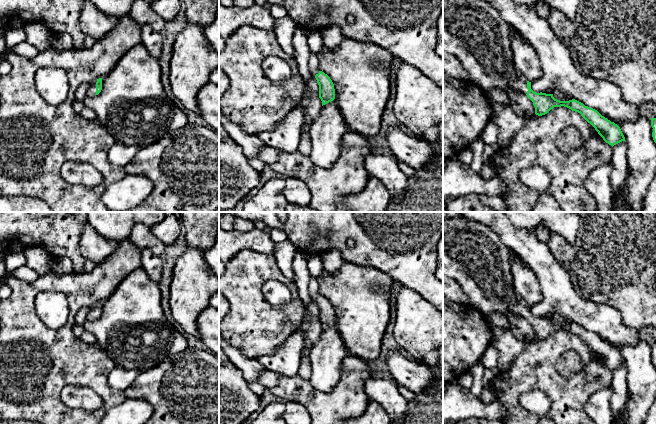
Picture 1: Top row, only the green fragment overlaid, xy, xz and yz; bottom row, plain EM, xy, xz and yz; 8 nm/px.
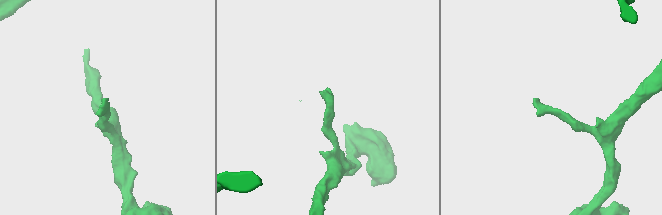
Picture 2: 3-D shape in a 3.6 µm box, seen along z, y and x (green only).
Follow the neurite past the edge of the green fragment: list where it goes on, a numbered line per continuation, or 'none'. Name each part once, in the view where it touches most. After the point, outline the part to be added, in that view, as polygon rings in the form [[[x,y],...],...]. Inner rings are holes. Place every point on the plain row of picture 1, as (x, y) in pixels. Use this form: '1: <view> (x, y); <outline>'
1: xy (91, 316); [[[97,303],[94,304],[93,306],[90,306],[90,310],[89,310],[89,313],[87,315],[86,322],[91,322],[91,321],[95,320],[95,318],[96,318],[96,306],[97,306]]]

